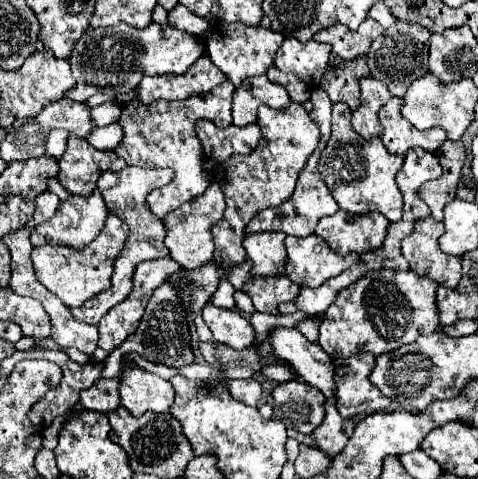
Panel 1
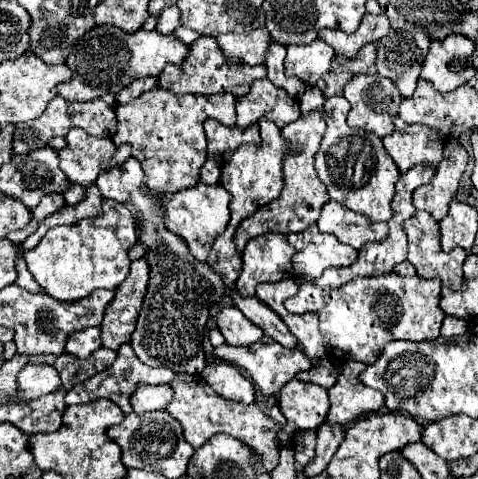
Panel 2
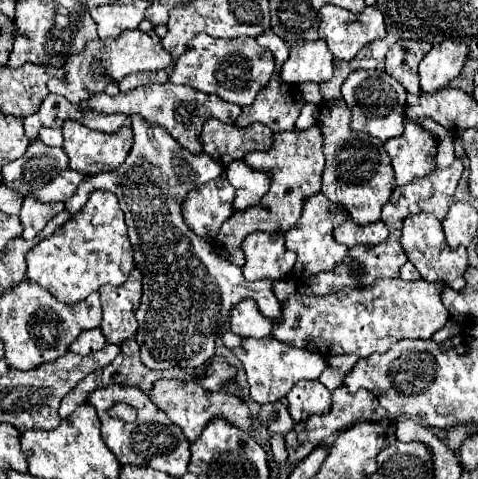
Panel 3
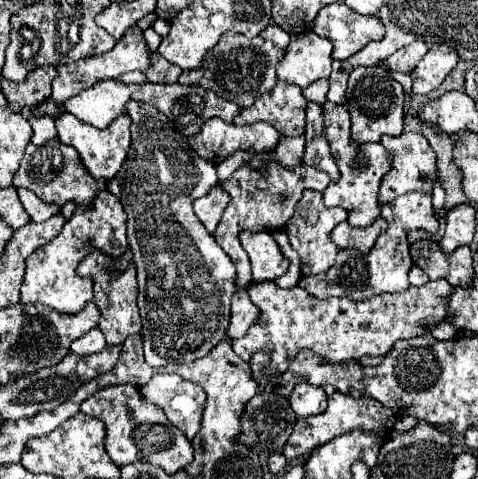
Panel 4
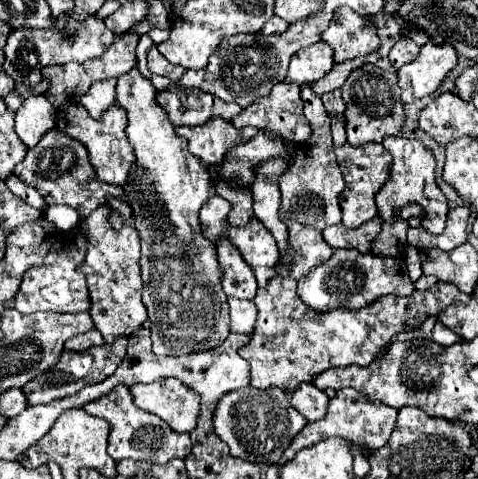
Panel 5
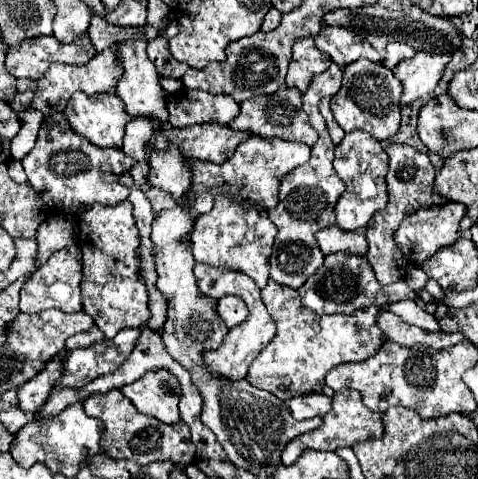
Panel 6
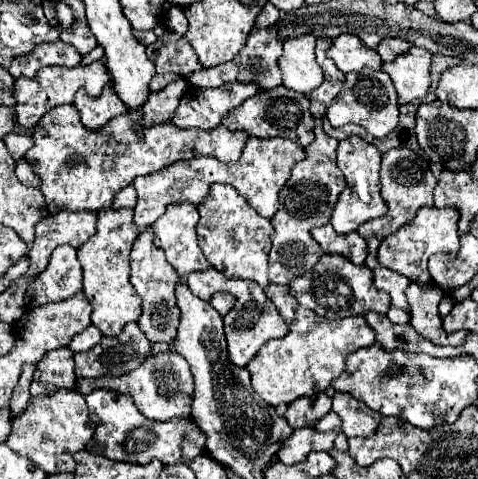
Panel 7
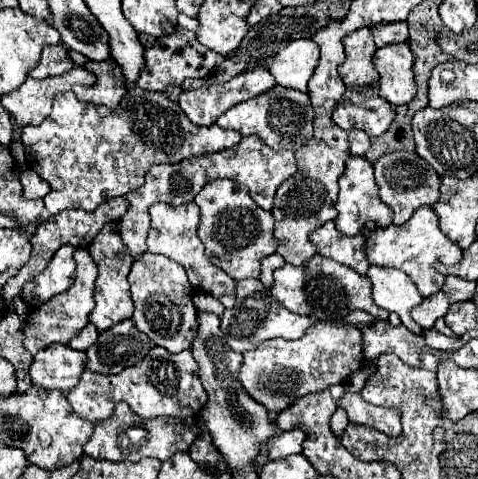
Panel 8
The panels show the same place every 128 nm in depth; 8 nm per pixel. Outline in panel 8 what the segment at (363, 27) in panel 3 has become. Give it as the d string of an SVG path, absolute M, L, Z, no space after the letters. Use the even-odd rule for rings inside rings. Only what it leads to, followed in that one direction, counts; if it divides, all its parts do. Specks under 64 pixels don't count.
M358 28L356 32L344 36L342 40L346 60L338 68L344 84L348 88L356 86L372 86L378 80L378 72L372 64L376 54L376 44L372 40L372 32L368 28Z

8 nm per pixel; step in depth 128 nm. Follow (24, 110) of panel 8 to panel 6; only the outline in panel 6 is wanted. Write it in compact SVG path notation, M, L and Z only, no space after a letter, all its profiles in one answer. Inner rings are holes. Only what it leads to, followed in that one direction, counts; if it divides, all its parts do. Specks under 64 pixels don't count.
M106 48L102 52L98 52L88 64L82 66L68 66L68 64L50 64L48 72L40 78L40 80L18 80L18 92L26 92L26 90L34 90L34 98L30 108L40 110L44 116L52 116L52 112L64 110L70 96L74 92L84 92L86 96L94 96L100 92L108 92L116 86L116 82L122 76L122 66L118 62L116 56L116 48Z

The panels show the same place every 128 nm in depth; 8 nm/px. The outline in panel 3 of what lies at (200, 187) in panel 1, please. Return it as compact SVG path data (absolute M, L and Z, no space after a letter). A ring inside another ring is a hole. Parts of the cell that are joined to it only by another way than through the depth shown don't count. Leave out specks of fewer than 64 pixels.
M172 82L166 84L146 84L136 88L134 92L128 94L118 94L118 96L108 96L108 94L96 94L90 100L82 102L82 108L94 108L94 110L102 110L106 114L124 114L124 116L132 116L138 114L142 116L148 124L152 126L162 126L168 130L168 134L186 150L190 150L192 154L200 154L202 146L200 146L200 130L202 124L208 118L218 118L224 124L234 124L236 122L236 104L224 102L220 100L220 96L216 94L204 94L198 90L192 90L190 86L176 86Z

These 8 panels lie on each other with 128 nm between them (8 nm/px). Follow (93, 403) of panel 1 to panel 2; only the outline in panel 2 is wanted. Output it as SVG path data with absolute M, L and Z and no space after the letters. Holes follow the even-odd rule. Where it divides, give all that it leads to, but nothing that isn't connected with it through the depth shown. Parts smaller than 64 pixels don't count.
M122 344L120 350L118 350L118 358L114 360L114 364L110 368L106 368L104 372L84 380L82 384L76 384L76 388L72 388L68 394L66 394L66 404L88 404L92 400L98 400L98 398L108 398L108 400L114 400L116 406L128 414L132 412L130 408L130 394L134 392L134 388L138 384L170 384L170 380L174 378L174 372L168 370L168 368L148 368L146 364L142 364L138 360L138 356L134 354L134 350L130 348L130 344Z

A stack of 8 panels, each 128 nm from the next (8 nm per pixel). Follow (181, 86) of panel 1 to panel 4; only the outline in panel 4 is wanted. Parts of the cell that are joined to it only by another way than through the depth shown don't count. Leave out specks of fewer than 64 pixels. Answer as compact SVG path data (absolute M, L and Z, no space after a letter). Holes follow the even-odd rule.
M226 32L220 42L206 52L202 66L196 70L184 70L180 74L180 84L198 84L202 88L210 88L224 100L236 102L240 108L248 108L254 104L256 98L260 98L264 92L268 92L276 82L276 64L282 60L284 50L276 44L268 44L268 40L246 38L236 32Z

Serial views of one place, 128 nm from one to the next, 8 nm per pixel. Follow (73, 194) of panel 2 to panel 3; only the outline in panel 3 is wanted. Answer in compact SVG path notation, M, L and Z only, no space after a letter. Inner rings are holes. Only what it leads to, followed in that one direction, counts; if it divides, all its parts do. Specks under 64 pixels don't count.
M132 116L132 130L134 130L134 146L126 162L112 174L87 176L84 184L80 184L80 188L76 190L76 194L66 202L66 210L76 214L86 204L93 190L108 190L116 194L116 198L120 200L120 208L126 214L126 226L128 226L128 236L134 250L136 266L144 276L144 294L140 300L140 308L136 310L136 320L138 320L136 342L140 344L142 364L146 364L152 370L166 370L172 366L200 368L214 356L214 342L218 338L220 318L226 318L226 314L240 300L252 298L256 306L260 306L260 314L266 316L270 322L276 322L280 318L282 308L272 292L272 280L246 282L242 270L236 264L220 258L218 252L206 240L198 238L184 224L182 208L180 208L184 196L198 184L210 182L212 178L220 176L222 166L206 154L190 154L164 128L148 126L140 116Z

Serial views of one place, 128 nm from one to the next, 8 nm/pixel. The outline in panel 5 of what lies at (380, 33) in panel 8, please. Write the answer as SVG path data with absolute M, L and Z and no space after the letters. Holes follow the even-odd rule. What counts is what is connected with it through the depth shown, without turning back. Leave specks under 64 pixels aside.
M408 38L406 40L398 40L390 50L390 62L392 62L394 68L402 68L404 64L416 60L418 52L420 52L420 46L414 44L412 40L408 40Z

